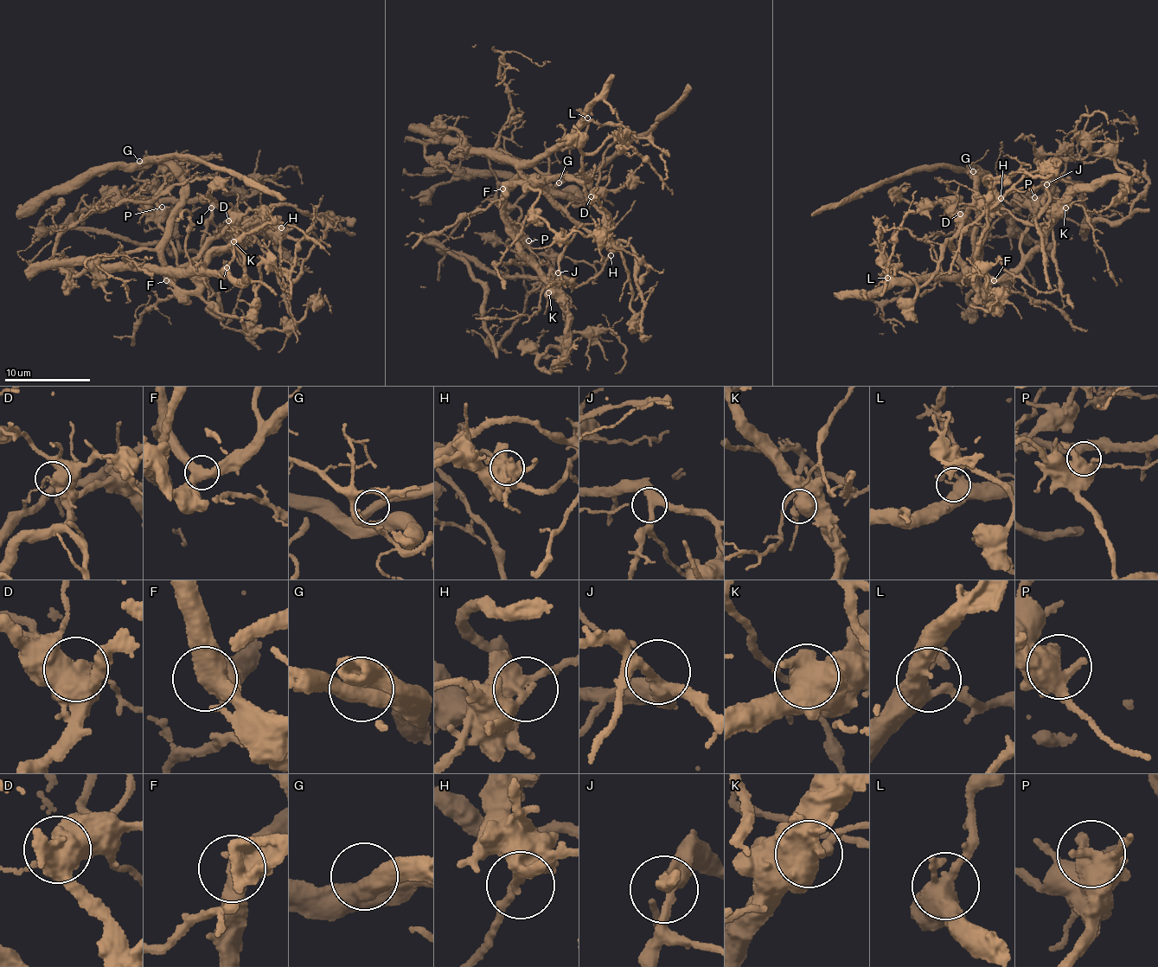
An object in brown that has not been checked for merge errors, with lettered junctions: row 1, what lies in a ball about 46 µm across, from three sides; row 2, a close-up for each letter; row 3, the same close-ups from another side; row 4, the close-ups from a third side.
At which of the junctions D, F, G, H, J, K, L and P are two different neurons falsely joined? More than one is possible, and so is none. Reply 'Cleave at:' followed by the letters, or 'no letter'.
Cleave at: D

